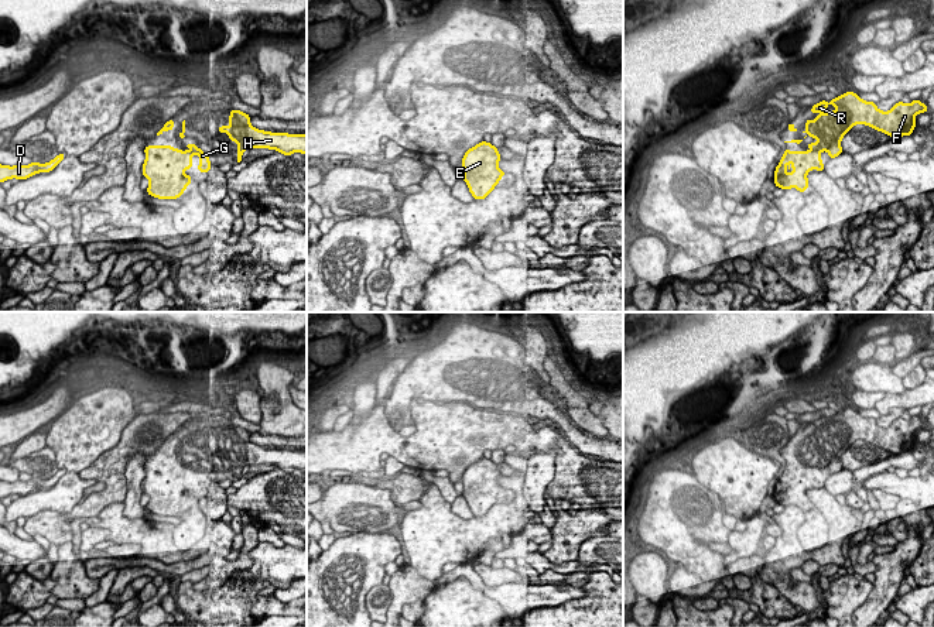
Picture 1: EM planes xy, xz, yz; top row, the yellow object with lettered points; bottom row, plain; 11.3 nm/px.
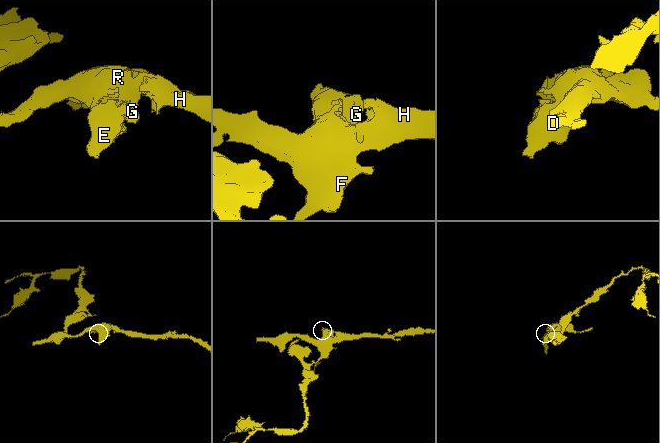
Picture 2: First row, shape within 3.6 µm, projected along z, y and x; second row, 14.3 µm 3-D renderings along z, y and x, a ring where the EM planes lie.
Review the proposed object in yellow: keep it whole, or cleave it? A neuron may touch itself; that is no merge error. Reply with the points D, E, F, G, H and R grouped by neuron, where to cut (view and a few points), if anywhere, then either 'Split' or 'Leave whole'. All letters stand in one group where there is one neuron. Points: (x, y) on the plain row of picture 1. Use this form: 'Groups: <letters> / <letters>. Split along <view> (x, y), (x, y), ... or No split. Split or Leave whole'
Groups: D E F G H R. No split. Leave whole

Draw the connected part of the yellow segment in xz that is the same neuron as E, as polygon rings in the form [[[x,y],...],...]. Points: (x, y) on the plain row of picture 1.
[[[482,458],[469,465],[462,474],[463,497],[472,513],[485,515],[506,491],[499,483],[500,470],[495,462]]]

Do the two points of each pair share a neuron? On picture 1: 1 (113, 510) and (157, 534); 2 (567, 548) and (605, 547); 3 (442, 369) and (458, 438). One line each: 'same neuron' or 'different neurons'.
1: same neuron
2: different neurons
3: different neurons

